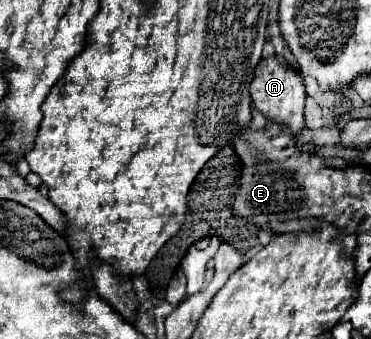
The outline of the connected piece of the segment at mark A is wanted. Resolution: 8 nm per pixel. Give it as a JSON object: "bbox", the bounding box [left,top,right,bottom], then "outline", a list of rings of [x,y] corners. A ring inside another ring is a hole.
{"bbox":[250,58,304,136],"outline":[[[266,58],[256,66],[254,80],[250,82],[250,98],[252,106],[266,116],[268,122],[276,122],[280,126],[286,126],[292,136],[298,136],[304,130],[304,84],[298,72],[290,66],[280,64],[276,58]]]}

